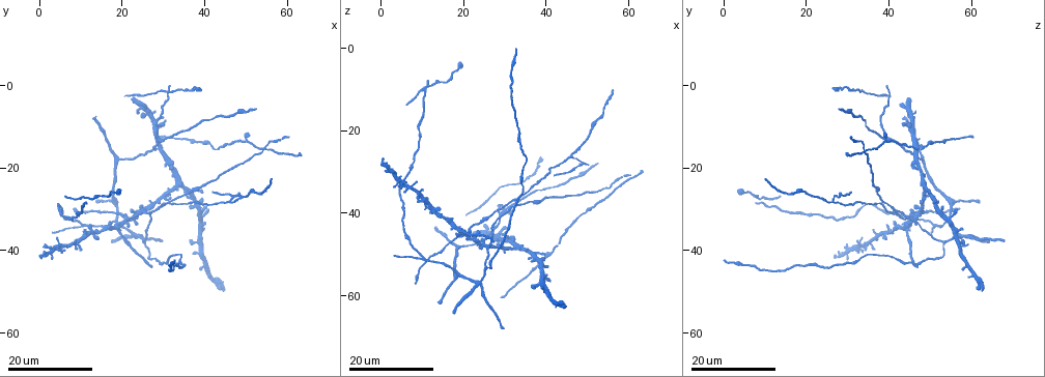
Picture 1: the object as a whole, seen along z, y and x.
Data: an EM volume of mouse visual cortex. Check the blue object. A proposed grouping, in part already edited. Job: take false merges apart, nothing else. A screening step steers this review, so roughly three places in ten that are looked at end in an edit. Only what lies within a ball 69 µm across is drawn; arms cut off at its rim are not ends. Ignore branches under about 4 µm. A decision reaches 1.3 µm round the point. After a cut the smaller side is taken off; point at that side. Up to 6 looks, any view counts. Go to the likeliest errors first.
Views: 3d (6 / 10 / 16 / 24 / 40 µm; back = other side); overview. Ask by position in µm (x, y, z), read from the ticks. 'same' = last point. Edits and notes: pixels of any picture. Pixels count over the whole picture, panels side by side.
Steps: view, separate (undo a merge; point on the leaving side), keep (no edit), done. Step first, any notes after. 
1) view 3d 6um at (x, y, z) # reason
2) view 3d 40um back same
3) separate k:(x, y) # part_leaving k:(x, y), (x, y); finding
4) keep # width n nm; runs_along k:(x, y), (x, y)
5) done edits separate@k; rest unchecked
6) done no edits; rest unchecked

view 3d 16um at (19.5, 18.5, 48.0)

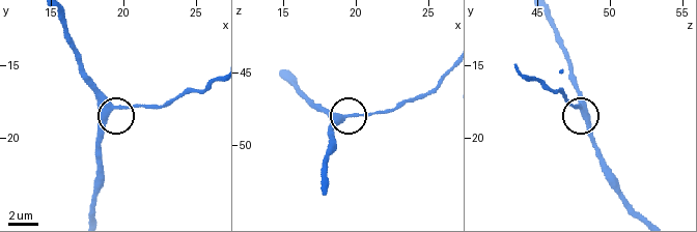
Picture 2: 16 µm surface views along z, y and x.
view 3d 6um at (19.4, 17.8, 48.2) # zoom in

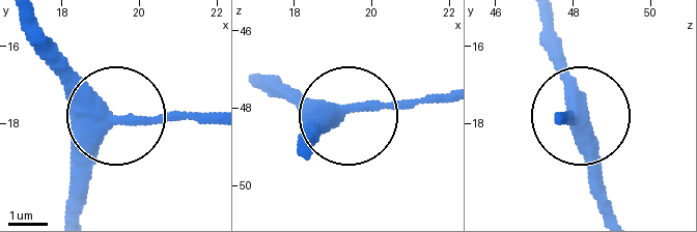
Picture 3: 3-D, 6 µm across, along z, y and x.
keep # width 400 nm; runs_along 3:(615, 214), (562, 49); continuous, no second cell

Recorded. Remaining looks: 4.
view 3d 24um at (19.0, 34.5, 44.0) # four or more arms meet

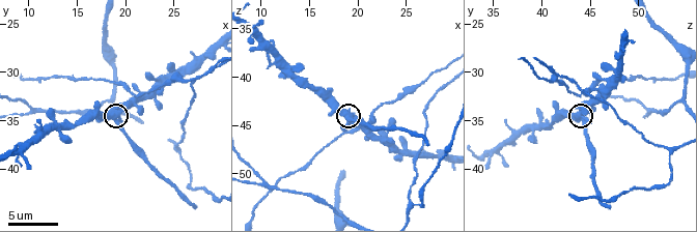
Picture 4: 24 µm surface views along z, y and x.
view 3d 10um at (18.6, 34.6, 44.0)

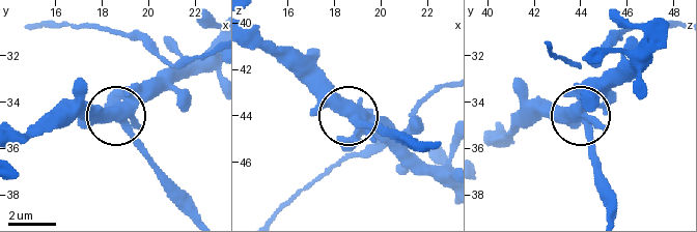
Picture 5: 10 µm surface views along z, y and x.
separate 5:(146, 154) # width 440 nm; part_leaving 5:(123, 125), (165, 189), (189, 212); a second cell is stuck on

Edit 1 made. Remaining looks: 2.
view 3d 16um at (32.0, 28.5, 38.5) # four or more arms meet

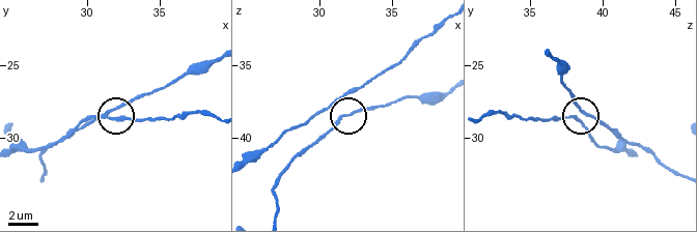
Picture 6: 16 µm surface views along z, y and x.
view 3d 10um at (31.4, 28.4, 38.8)

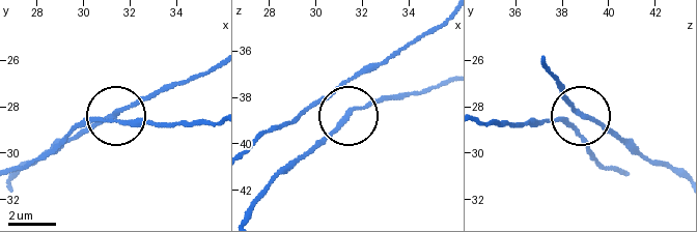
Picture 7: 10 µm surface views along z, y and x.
keep # width 150 nm; one cell here

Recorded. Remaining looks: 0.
done edits separate@5; rest unchecked

